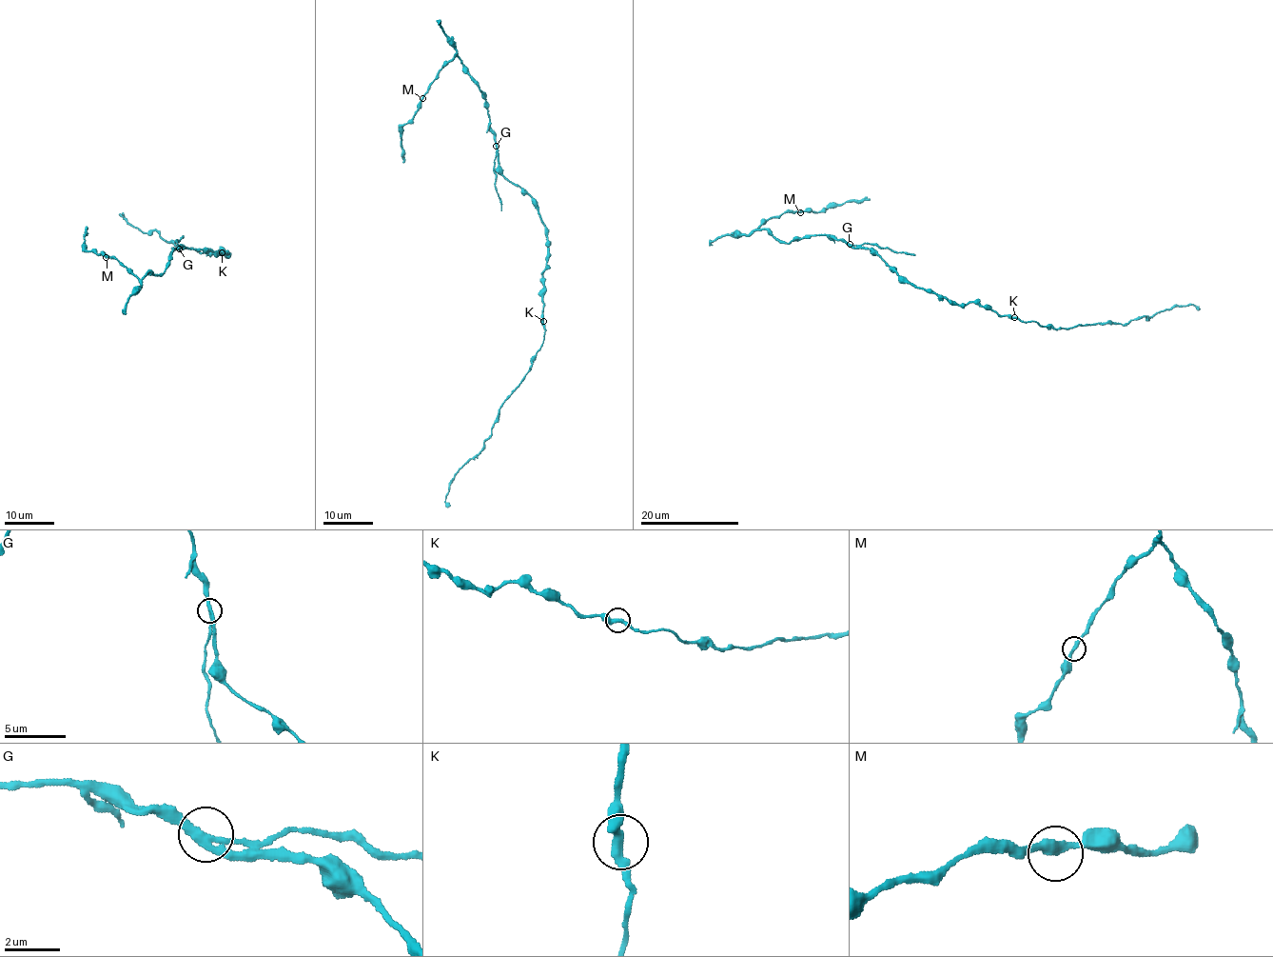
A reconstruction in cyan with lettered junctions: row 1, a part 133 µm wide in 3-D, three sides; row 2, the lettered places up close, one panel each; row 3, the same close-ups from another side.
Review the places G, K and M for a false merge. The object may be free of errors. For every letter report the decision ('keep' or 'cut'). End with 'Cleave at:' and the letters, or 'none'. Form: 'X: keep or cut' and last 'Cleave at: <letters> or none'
G: cut
K: keep
M: keep
Cleave at: G

